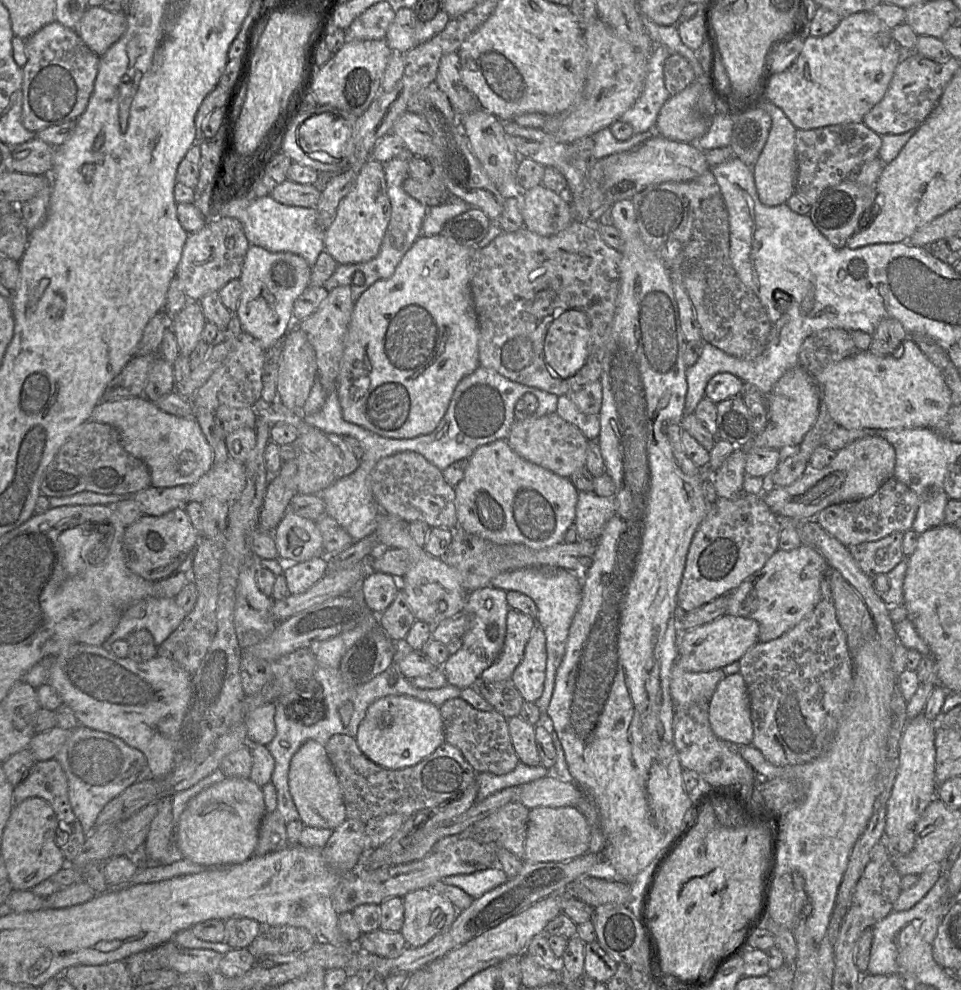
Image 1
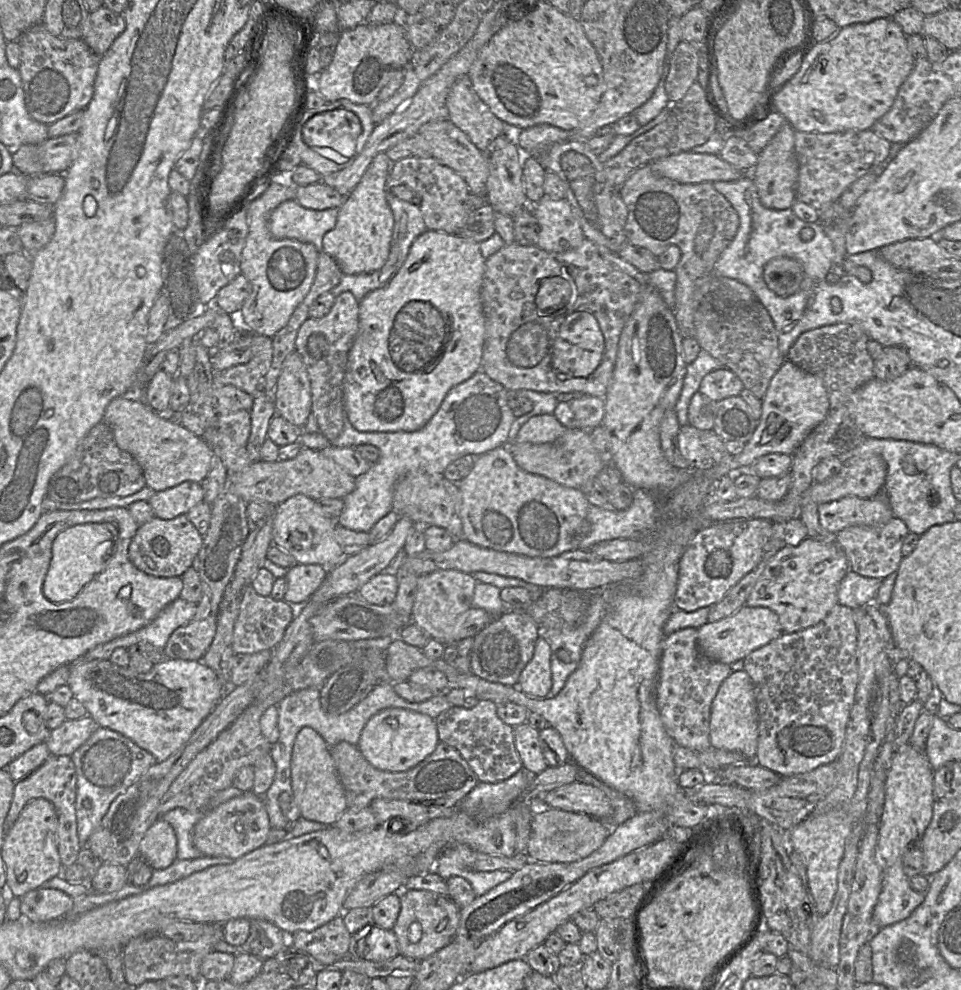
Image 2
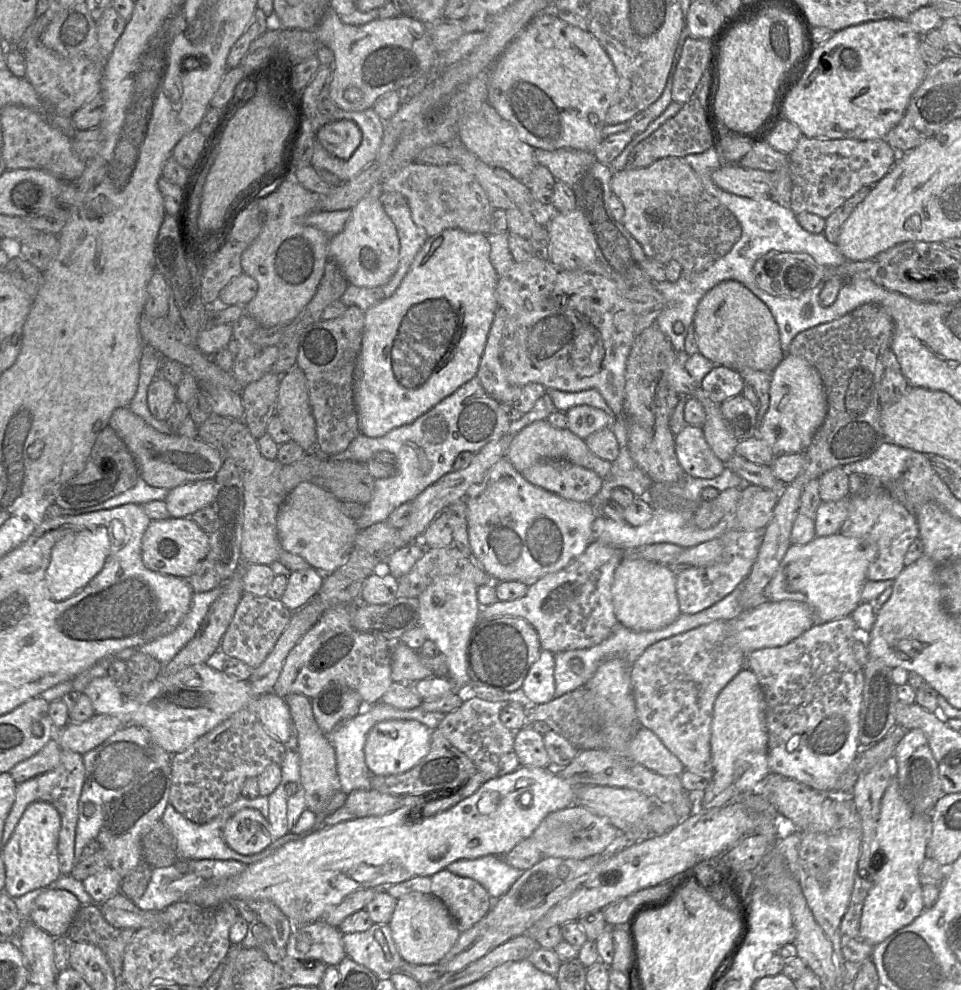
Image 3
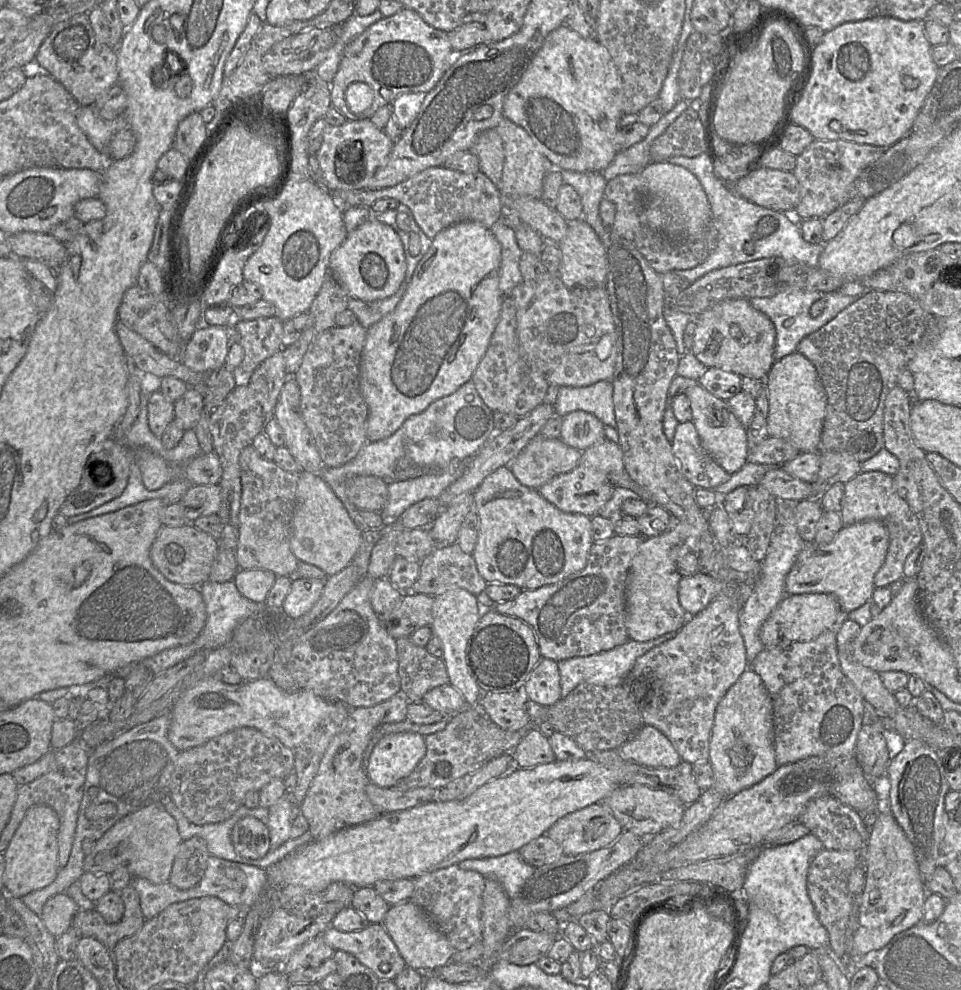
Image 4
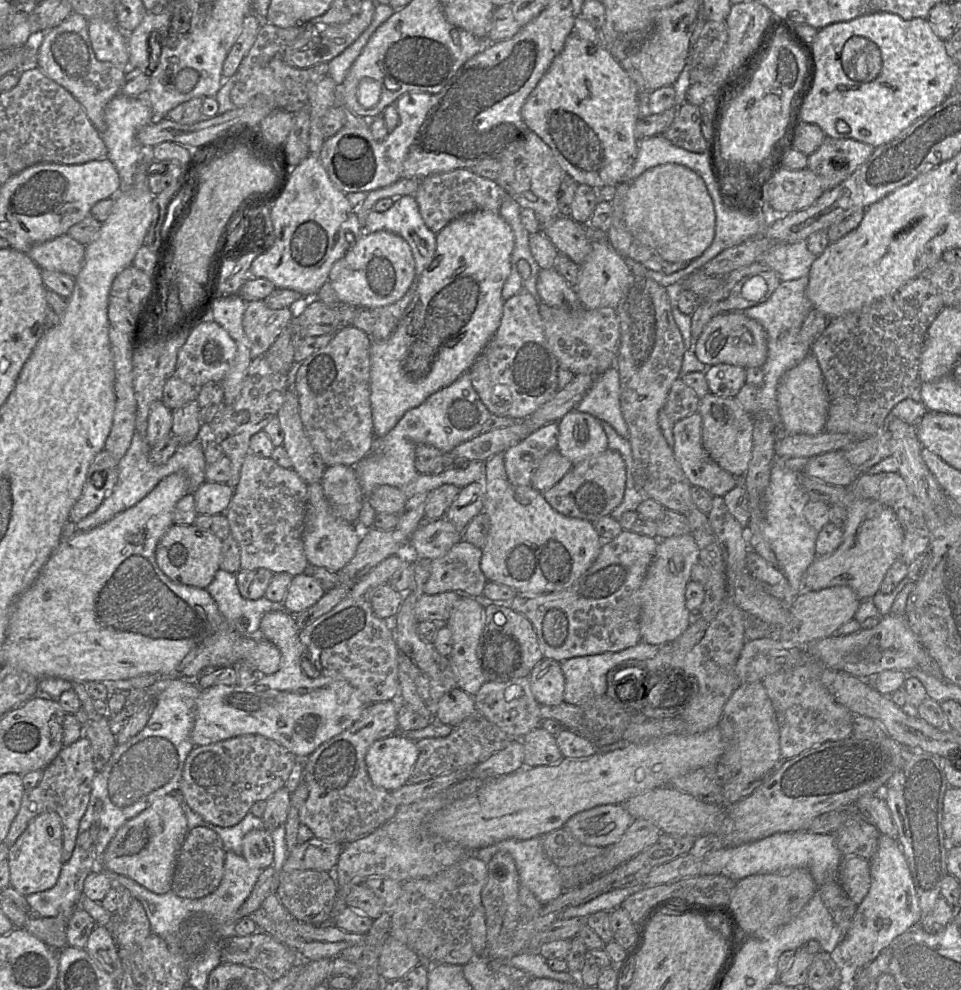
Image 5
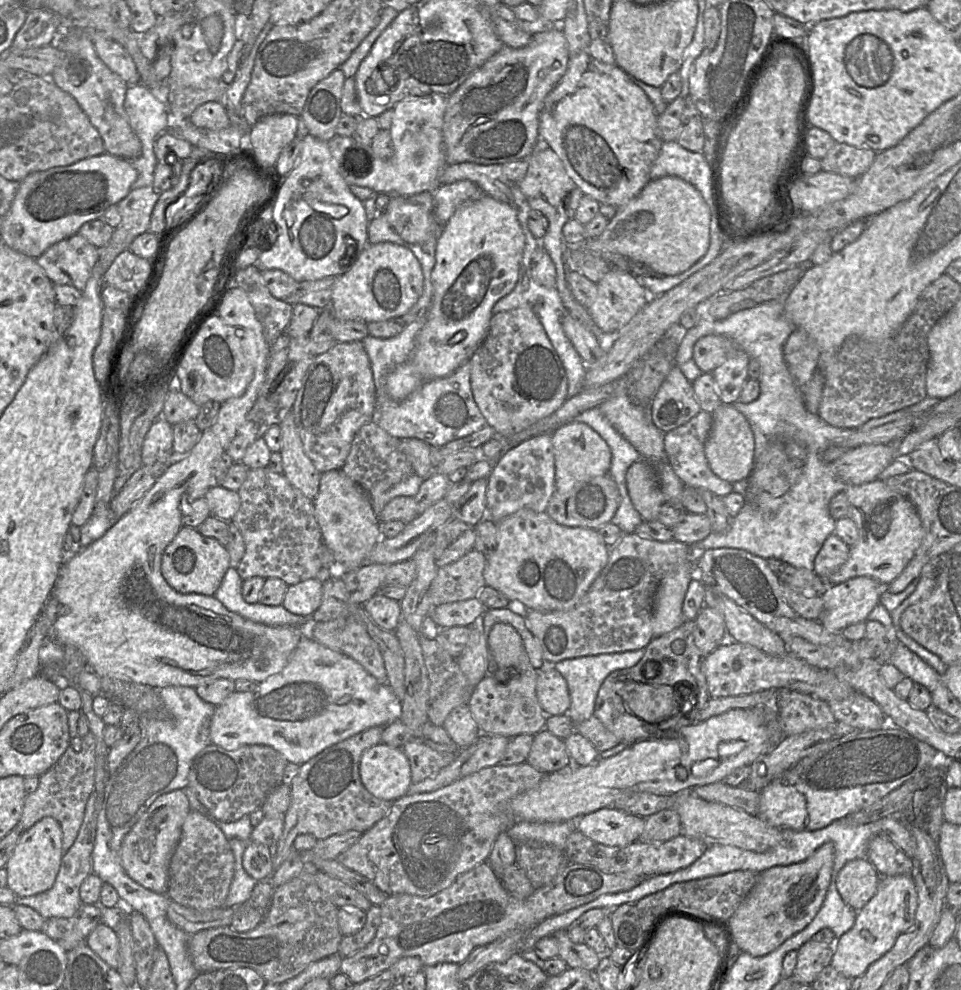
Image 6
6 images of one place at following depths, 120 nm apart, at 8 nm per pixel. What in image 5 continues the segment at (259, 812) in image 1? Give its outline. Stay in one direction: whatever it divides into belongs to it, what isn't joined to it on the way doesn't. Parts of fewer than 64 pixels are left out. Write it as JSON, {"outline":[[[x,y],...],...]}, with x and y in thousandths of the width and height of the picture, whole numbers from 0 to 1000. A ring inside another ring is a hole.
{"outline":[[[262,838],[252,849],[252,862],[256,871],[263,877],[276,879],[284,873],[284,849],[277,838]]]}

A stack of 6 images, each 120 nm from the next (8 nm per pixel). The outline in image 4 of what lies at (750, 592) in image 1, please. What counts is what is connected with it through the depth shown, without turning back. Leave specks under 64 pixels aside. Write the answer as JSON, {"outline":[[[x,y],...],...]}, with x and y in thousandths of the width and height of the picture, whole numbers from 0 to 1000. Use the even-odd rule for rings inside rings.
{"outline":[[[915,526],[877,531],[862,549],[840,548],[817,586],[818,601],[861,599],[869,602],[877,621],[896,613],[909,598],[909,583],[921,567],[925,539]]]}

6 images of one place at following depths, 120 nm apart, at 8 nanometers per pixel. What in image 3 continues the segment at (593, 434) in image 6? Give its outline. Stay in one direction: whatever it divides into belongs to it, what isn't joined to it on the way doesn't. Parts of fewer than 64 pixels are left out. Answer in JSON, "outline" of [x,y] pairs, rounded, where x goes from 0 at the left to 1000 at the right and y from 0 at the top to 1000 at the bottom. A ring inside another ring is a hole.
{"outline":[[[609,408],[596,410],[589,420],[590,432],[607,444],[620,435],[636,431],[640,422],[626,413]]]}

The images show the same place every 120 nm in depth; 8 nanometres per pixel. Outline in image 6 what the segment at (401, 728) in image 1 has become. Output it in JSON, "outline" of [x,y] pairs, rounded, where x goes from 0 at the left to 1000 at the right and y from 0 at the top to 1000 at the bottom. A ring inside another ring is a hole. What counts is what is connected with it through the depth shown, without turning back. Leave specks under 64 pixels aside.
{"outline":[[[398,749],[378,760],[374,780],[384,801],[406,810],[422,803],[430,791],[427,771],[418,757]]]}

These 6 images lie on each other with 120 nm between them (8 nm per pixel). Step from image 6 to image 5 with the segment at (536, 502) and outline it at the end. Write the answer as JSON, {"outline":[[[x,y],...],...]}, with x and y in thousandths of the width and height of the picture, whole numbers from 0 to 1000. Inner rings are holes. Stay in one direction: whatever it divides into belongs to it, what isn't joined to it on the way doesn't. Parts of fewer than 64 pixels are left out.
{"outline":[[[581,427],[569,428],[531,451],[523,458],[524,471],[535,491],[553,491],[553,484],[564,464],[580,453]]]}

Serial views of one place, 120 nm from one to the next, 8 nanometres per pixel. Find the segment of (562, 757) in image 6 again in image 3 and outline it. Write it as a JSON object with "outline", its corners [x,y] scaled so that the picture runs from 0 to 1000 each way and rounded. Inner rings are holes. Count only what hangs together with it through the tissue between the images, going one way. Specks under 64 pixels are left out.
{"outline":[[[552,732],[535,739],[535,758],[541,773],[563,776],[573,771],[566,754],[565,742]]]}

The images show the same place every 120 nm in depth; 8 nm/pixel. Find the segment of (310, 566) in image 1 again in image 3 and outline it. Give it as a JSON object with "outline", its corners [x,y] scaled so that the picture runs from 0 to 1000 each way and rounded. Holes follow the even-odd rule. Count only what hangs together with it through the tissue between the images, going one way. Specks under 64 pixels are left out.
{"outline":[[[326,573],[303,578],[292,604],[293,609],[305,619],[313,615],[331,600],[337,583],[335,578]]]}

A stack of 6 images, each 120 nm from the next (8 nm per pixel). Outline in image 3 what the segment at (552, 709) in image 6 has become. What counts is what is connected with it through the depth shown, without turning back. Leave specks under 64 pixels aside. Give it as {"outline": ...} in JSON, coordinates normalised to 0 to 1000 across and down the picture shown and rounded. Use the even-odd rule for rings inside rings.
{"outline":[[[563,656],[560,666],[549,677],[542,693],[552,708],[564,711],[578,705],[576,675],[576,660]]]}

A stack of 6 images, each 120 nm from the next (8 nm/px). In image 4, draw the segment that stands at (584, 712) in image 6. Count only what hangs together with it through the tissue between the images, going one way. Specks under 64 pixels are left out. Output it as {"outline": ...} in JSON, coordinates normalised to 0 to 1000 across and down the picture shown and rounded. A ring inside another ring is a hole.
{"outline":[[[704,637],[695,638],[684,644],[665,648],[653,645],[650,649],[638,656],[625,658],[613,663],[602,663],[586,666],[580,669],[583,681],[584,705],[588,705],[598,694],[604,691],[618,691],[629,694],[637,694],[655,687],[656,678],[664,664],[690,648],[700,644]]]}

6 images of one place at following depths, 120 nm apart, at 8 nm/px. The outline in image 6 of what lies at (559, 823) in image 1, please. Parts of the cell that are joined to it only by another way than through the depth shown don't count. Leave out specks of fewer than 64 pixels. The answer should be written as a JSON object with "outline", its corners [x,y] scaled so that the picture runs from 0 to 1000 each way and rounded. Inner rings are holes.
{"outline":[[[637,815],[625,816],[599,828],[599,838],[613,847],[632,855],[652,855],[663,848],[670,838],[671,826]]]}

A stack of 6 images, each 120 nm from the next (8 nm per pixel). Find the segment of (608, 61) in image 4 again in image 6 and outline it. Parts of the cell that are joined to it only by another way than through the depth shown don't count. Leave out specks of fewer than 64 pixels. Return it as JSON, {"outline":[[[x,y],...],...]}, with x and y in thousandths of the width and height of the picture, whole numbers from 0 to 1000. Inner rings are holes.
{"outline":[[[607,51],[592,59],[588,75],[567,98],[561,115],[561,137],[583,159],[607,197],[643,210],[663,198],[677,182],[676,172],[690,144],[684,135],[684,118],[673,95],[648,70],[624,63]]]}

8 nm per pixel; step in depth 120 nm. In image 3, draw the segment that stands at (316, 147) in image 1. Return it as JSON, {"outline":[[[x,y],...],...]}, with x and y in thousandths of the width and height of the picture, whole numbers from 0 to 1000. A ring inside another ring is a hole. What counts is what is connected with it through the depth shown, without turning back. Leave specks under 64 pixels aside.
{"outline":[[[352,120],[332,129],[328,142],[345,158],[363,161],[376,144],[377,133],[365,121]]]}

